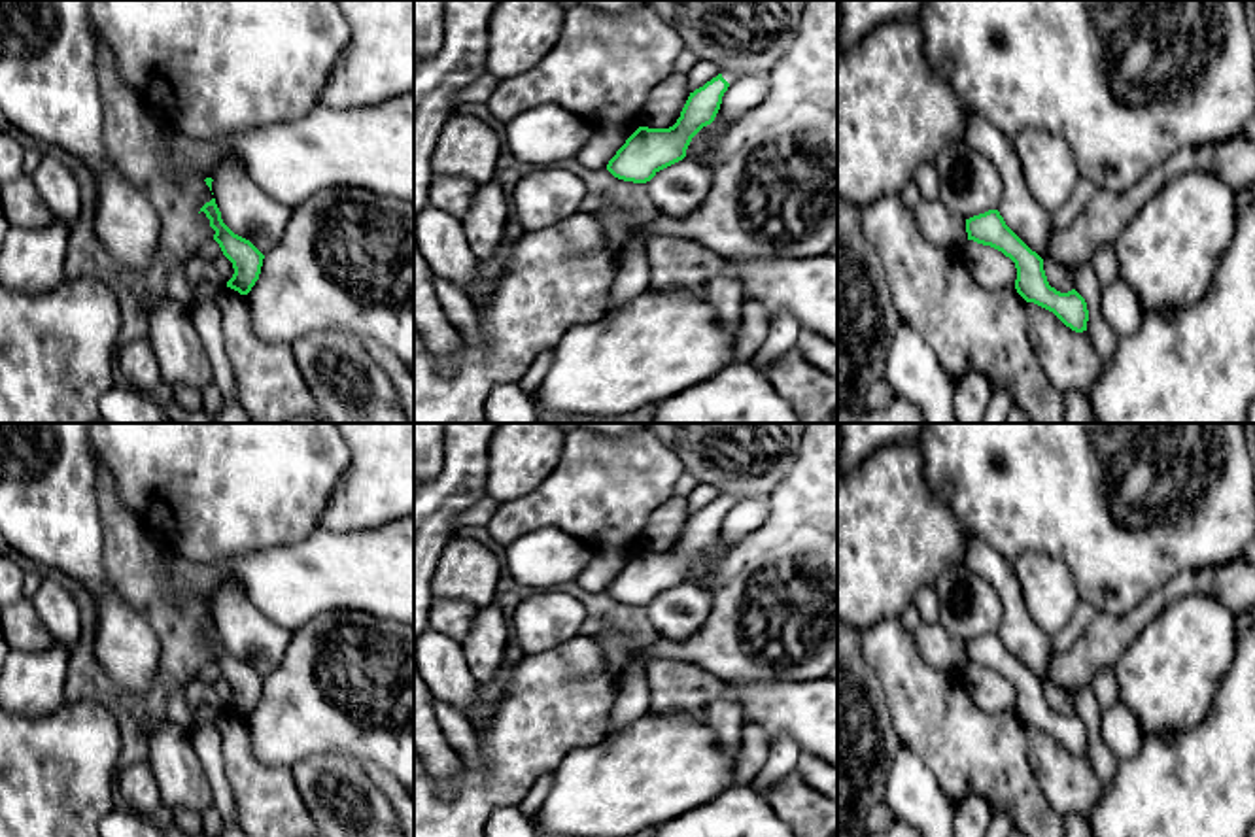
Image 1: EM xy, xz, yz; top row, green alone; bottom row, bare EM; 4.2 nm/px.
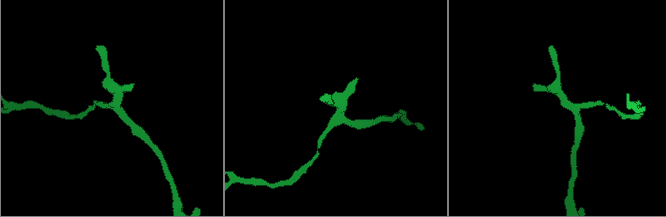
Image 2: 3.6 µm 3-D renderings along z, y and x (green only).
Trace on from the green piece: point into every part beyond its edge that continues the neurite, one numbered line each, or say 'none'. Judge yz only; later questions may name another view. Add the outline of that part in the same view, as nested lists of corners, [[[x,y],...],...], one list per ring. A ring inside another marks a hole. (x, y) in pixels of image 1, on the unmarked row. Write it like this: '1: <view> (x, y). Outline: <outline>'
none

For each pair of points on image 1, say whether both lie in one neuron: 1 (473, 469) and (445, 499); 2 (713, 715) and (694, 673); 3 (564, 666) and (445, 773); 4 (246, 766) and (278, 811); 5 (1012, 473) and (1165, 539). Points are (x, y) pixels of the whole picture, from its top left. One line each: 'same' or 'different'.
1: same
2: same
3: different
4: same
5: same

